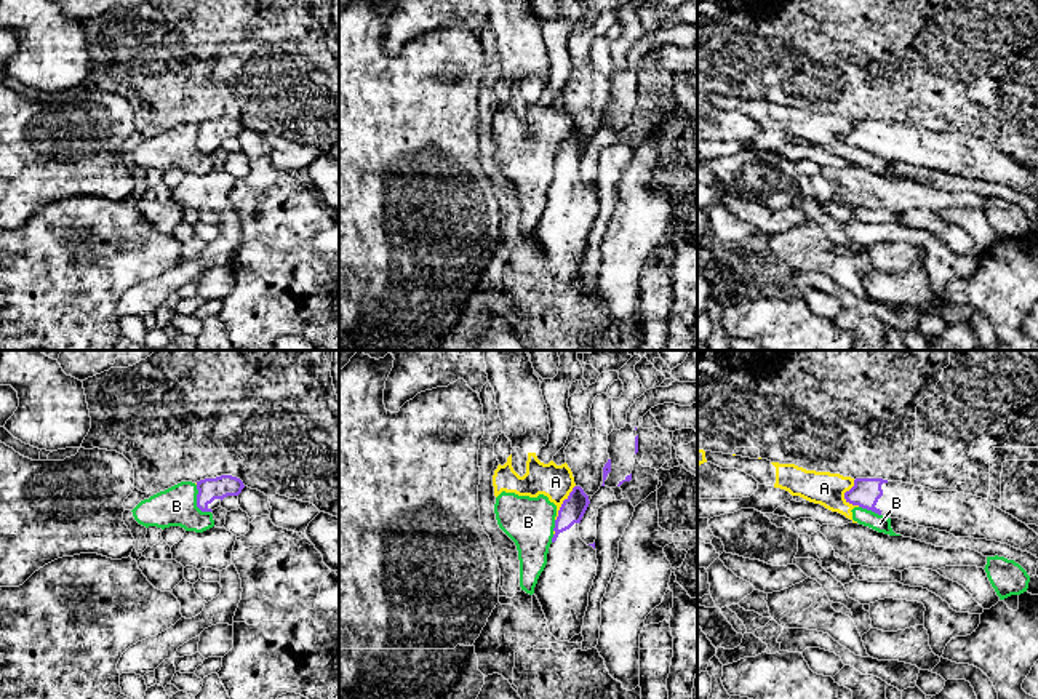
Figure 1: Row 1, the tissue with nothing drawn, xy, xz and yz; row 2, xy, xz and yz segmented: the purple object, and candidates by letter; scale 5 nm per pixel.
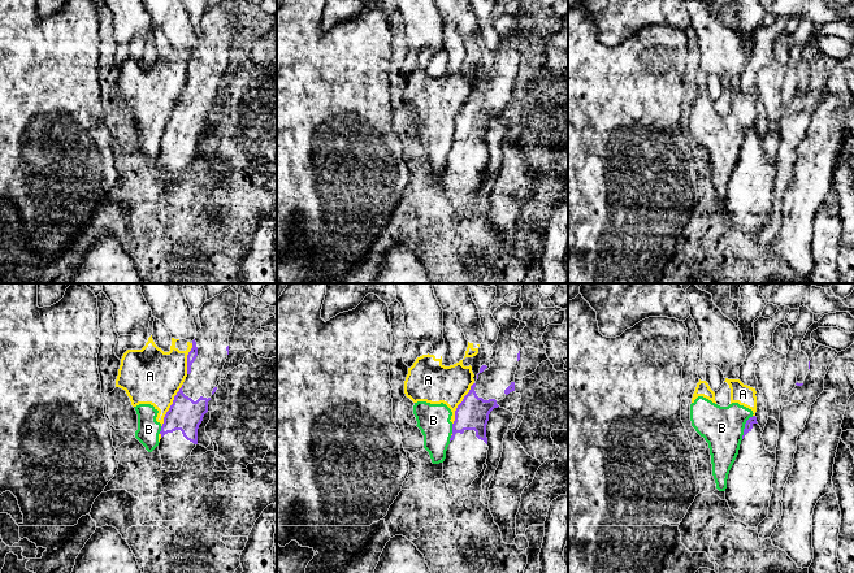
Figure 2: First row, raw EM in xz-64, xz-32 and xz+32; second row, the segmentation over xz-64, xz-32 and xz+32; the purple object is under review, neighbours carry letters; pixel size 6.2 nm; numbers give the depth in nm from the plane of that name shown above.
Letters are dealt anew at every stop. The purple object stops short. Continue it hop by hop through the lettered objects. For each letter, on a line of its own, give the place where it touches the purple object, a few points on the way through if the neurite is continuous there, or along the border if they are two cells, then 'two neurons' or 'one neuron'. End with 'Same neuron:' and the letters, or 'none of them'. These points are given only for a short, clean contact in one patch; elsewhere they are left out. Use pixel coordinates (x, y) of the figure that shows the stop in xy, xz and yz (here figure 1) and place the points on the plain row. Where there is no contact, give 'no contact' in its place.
A: meets purple in xz at (563, 144); two neurons
B: meets purple in xy at (197, 144); border along xy (195, 127), (197, 147), (210, 154); two neurons
Same neuron: none of them

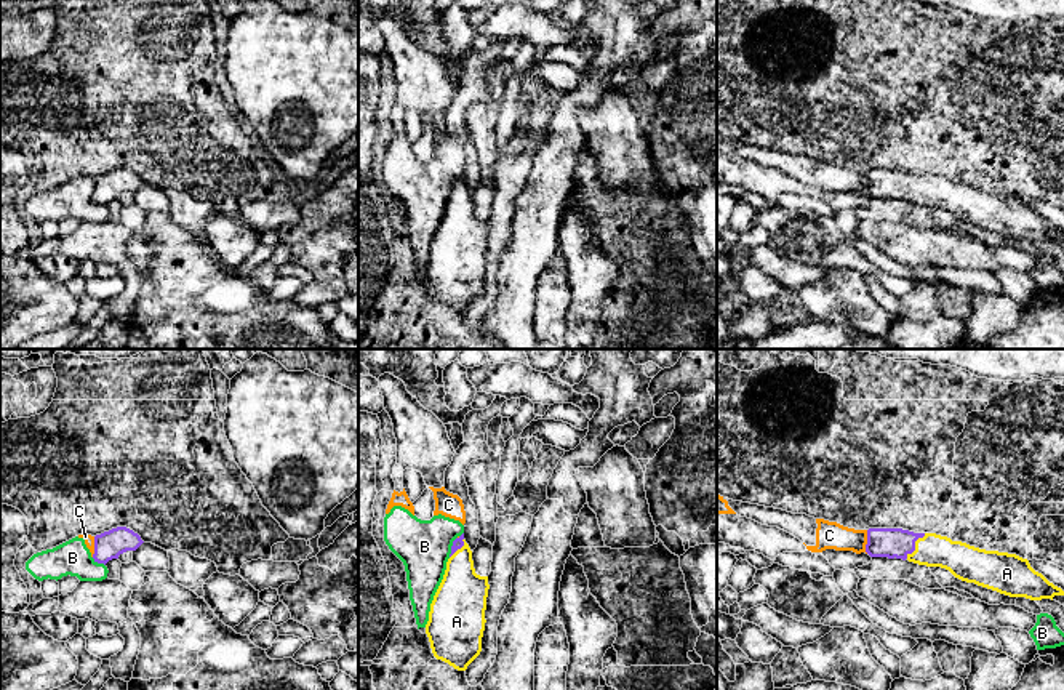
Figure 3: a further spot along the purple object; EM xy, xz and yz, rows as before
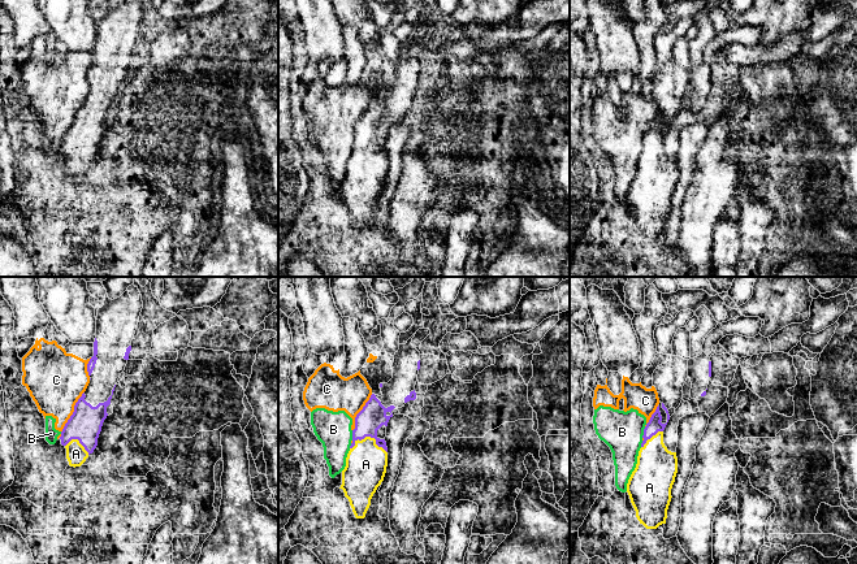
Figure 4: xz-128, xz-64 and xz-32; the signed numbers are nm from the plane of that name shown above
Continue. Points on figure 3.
A: meets purple in yz at (914, 186); runs through yz (890, 184), (914, 186), (960, 200); one neuron
B: meets purple in xz at (452, 188); border along xz (456, 178), (448, 197); two neurons
C: meets purple in yz at (868, 183); two neurons
Same neuron: A

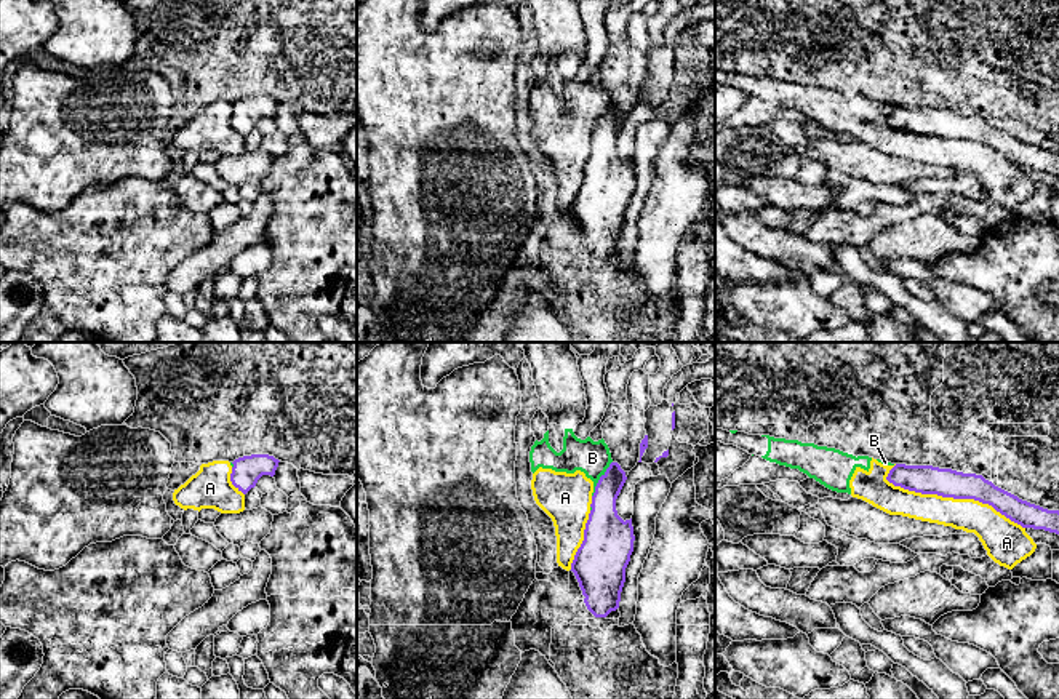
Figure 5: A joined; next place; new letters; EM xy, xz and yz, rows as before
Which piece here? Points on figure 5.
A: meets purple in yz at (955, 139); two neurons
B: meets purple in xz at (600, 120); two neurons
Same neuron: none of them

